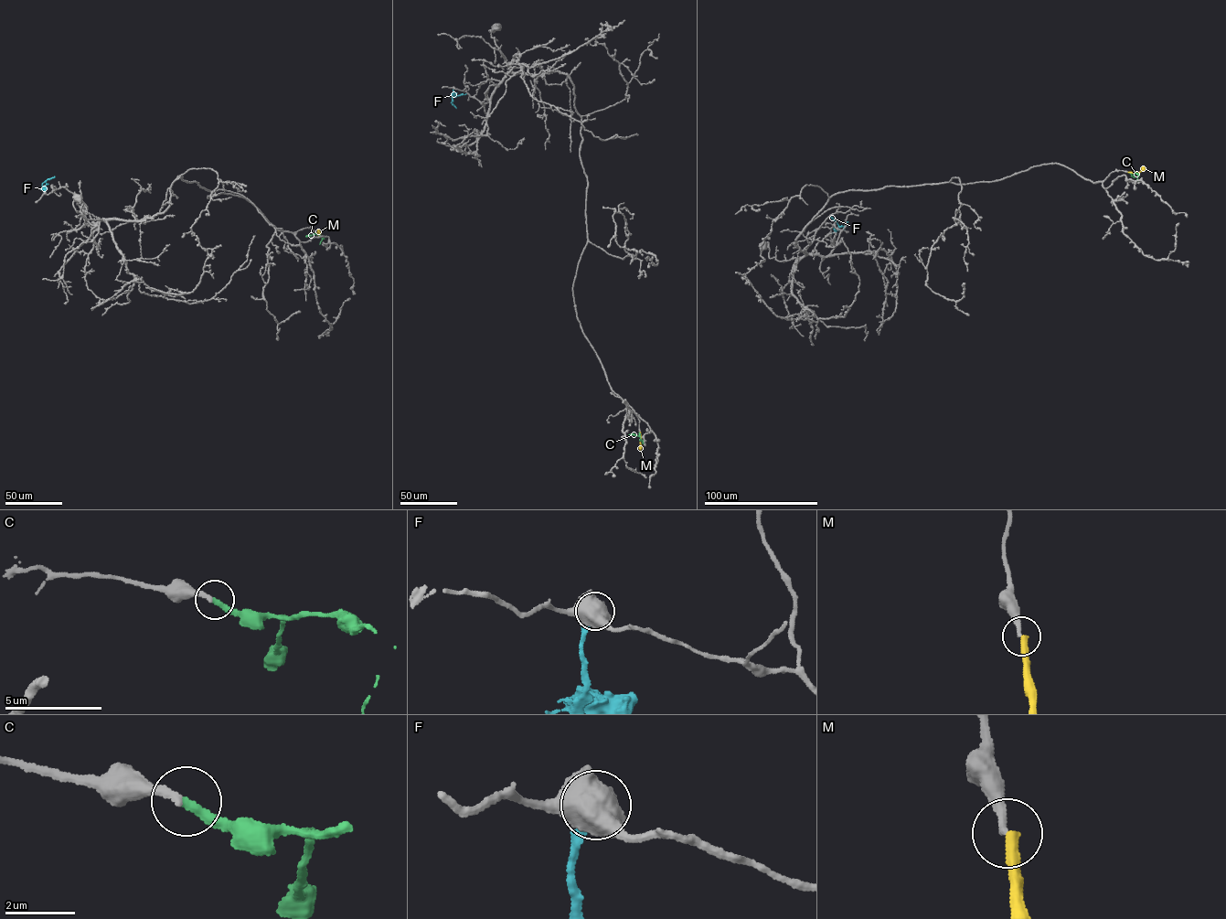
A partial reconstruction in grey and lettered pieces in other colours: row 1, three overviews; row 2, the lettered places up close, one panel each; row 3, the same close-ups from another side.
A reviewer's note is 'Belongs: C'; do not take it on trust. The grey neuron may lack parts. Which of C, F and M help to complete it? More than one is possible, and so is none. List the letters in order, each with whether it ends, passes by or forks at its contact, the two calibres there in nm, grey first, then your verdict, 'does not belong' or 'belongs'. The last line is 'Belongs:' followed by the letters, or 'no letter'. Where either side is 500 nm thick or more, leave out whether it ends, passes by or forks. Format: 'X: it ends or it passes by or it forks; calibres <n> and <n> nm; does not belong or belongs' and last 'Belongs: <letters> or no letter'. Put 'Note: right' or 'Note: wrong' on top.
Note: right
C: it ends; calibres 240 and 280 nm; belongs
F: calibres 700 and 320 nm; does not belong
M: it ends; calibres 240 and 380 nm; does not belong
Belongs: C

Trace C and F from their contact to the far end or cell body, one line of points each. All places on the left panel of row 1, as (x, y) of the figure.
C: (314, 231), (322, 237), (319, 244)
F: (45, 192), (43, 183), (55, 176)

